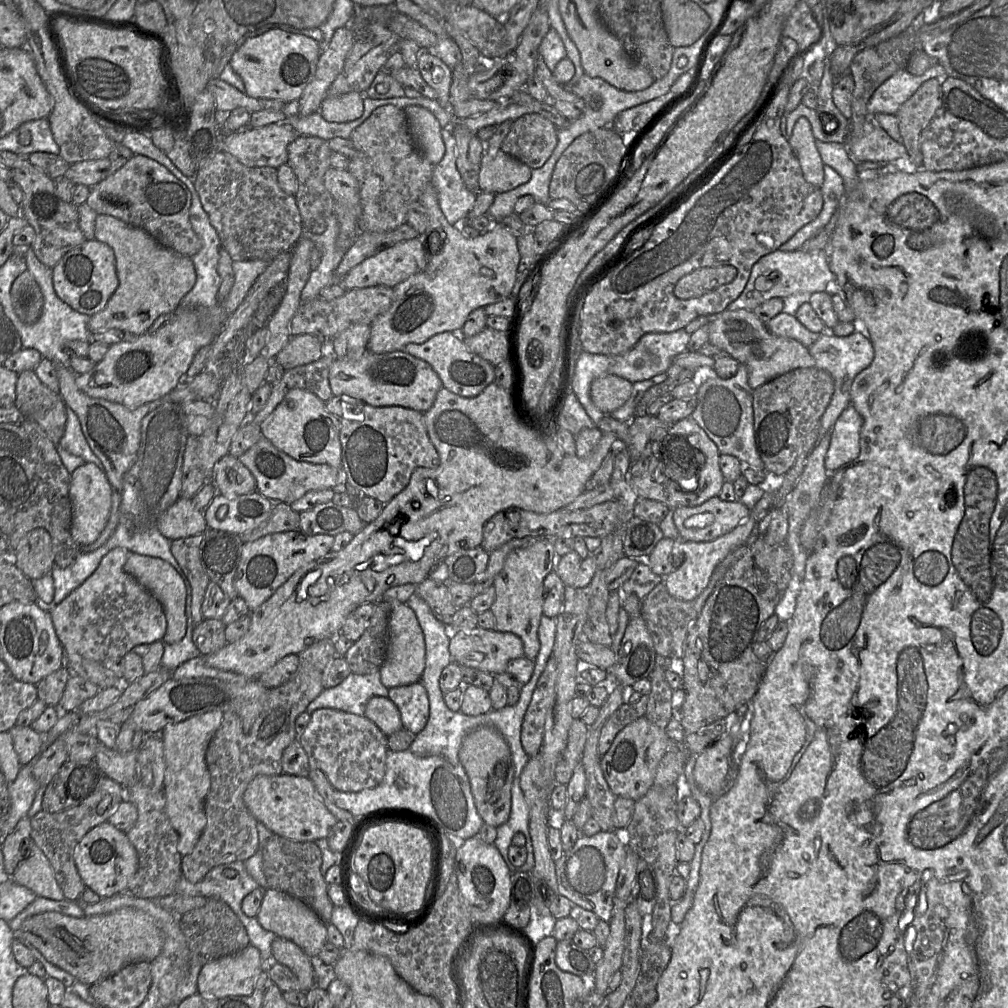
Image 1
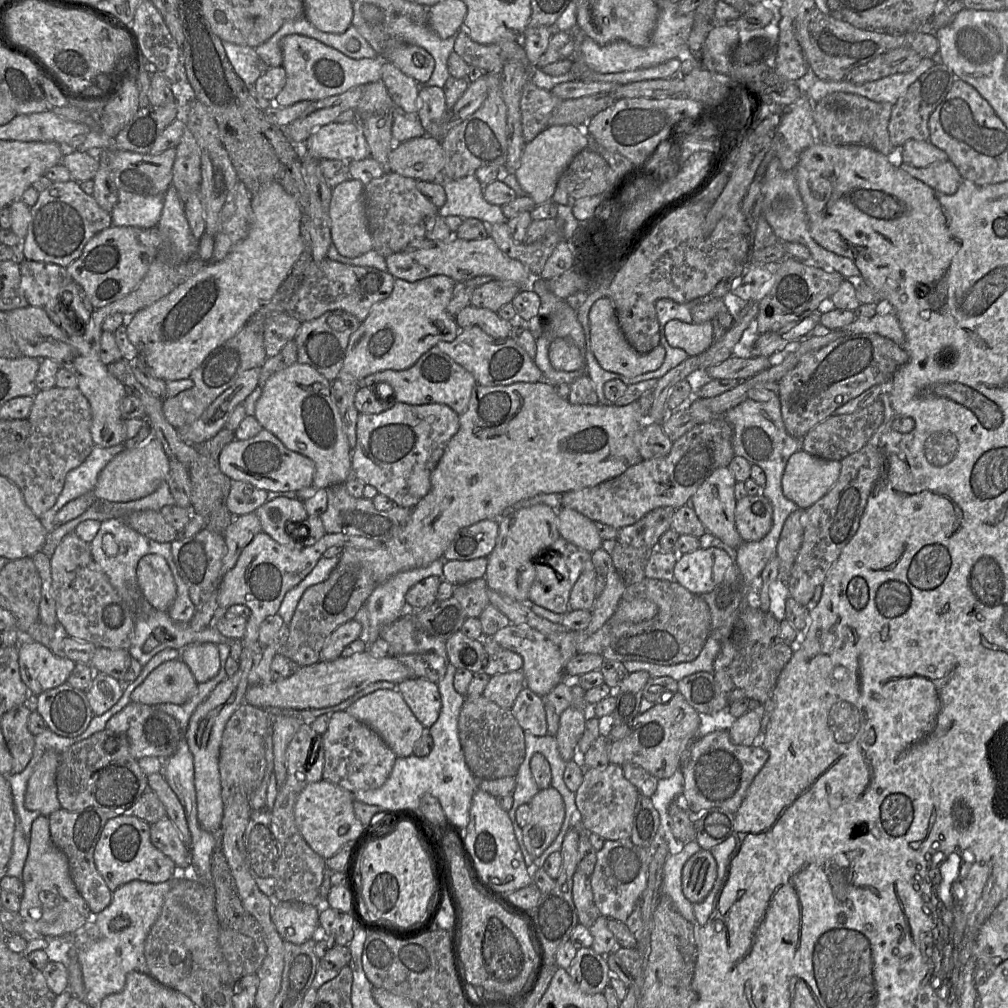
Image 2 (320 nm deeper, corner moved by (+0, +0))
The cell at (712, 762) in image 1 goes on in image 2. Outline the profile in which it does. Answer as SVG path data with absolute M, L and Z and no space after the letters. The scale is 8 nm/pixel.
M764 705L738 717L728 730L732 743L743 746L762 746L764 734L761 733L761 717L763 713L765 713Z

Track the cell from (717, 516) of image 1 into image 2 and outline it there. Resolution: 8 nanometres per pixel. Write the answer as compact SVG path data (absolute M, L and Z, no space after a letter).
M763 495L749 496L737 501L735 527L744 542L763 539L772 527L773 508Z

